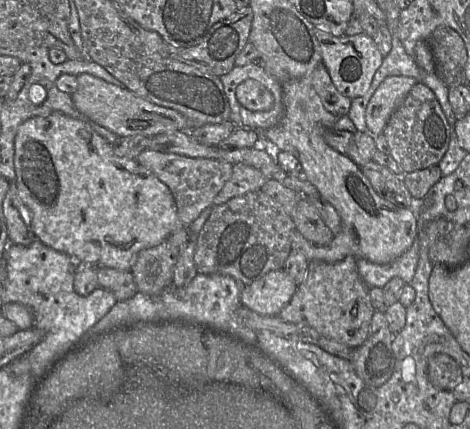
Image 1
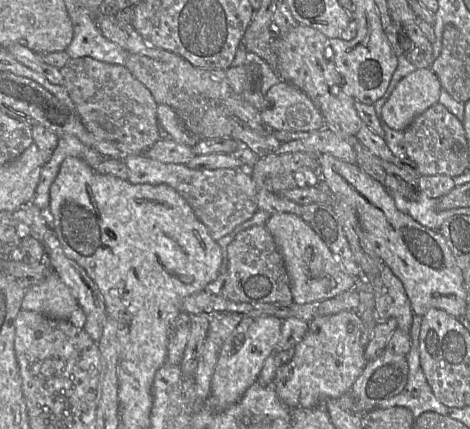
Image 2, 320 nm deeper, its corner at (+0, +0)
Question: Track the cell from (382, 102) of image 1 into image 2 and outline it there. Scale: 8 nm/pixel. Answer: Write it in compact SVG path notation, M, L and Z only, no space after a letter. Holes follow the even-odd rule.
M416 68L393 89L382 106L382 120L391 129L404 131L418 115L439 102L440 88L430 68Z

